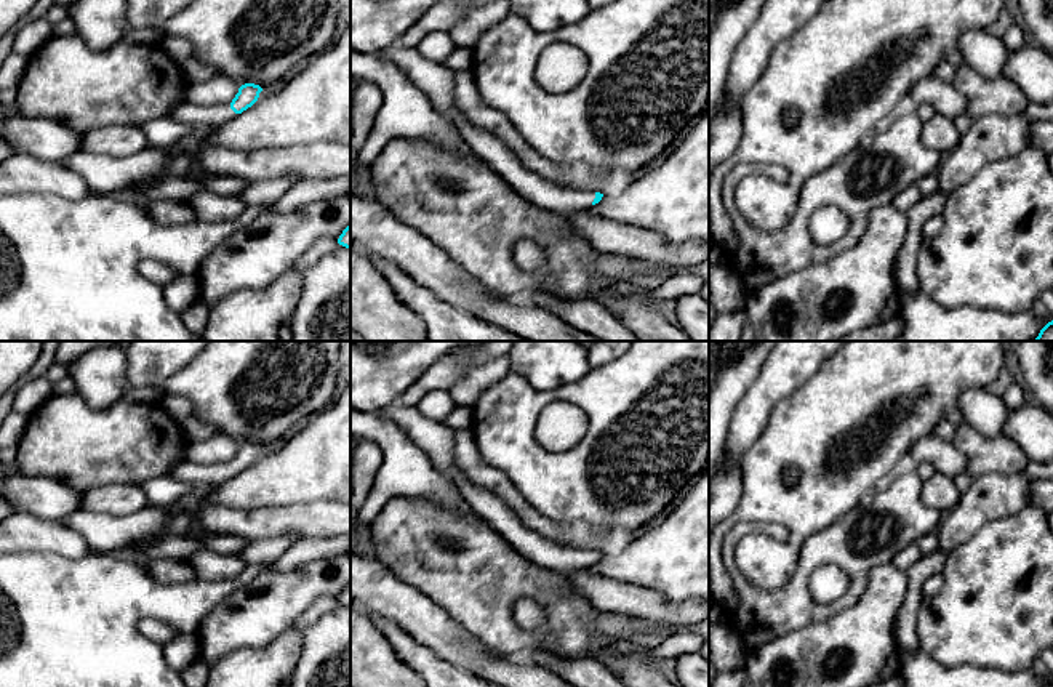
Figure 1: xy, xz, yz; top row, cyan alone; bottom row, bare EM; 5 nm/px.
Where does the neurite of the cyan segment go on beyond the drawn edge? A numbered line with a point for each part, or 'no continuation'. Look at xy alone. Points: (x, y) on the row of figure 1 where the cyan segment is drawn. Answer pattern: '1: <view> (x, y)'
1: xy (191, 114)

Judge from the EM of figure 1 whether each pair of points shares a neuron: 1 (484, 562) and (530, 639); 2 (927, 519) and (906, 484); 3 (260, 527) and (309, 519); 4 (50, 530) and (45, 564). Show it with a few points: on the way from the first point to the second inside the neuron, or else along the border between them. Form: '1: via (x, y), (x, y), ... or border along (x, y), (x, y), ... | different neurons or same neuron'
1: via (484, 583), (484, 602), (509, 628) | same neuron
2: via (919, 511), (906, 498), (906, 492) | same neuron
3: via (272, 521), (296, 519) | same neuron
4: border along (16, 551), (52, 551), (68, 558), (84, 556) | different neurons

